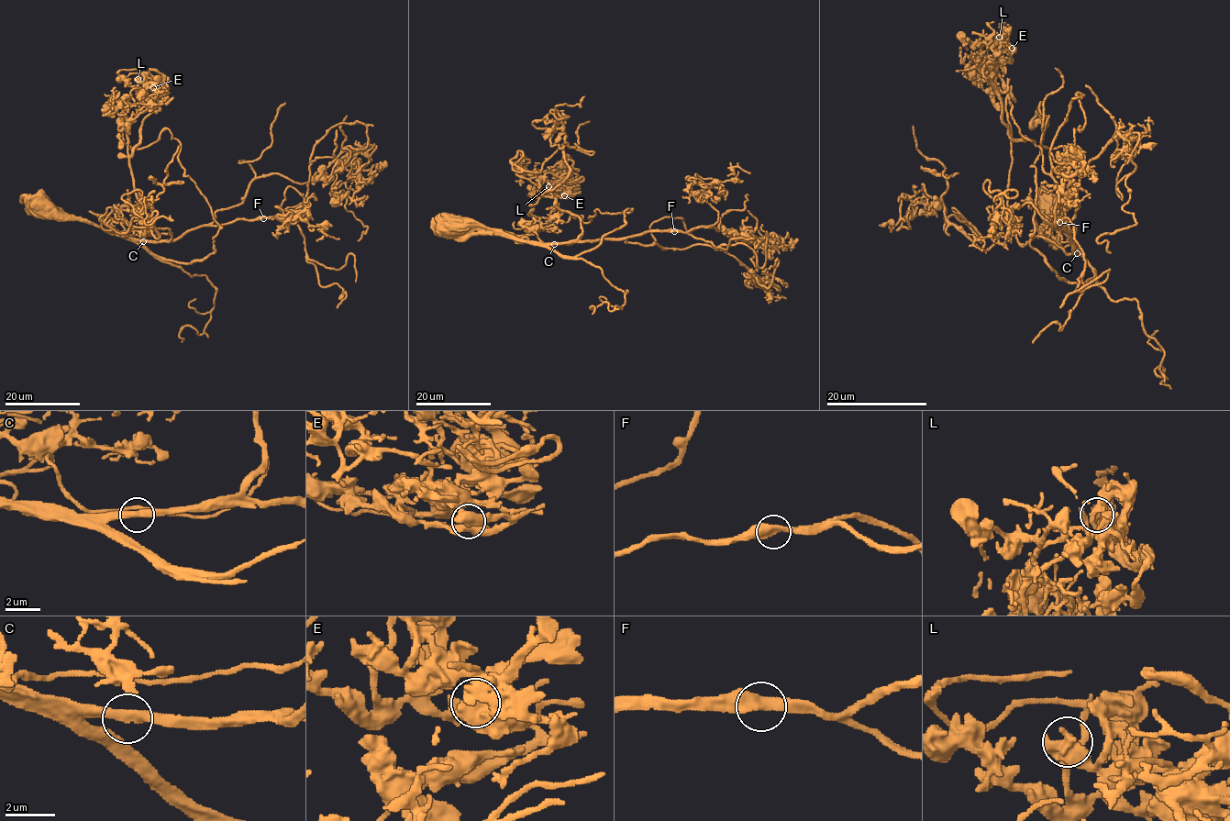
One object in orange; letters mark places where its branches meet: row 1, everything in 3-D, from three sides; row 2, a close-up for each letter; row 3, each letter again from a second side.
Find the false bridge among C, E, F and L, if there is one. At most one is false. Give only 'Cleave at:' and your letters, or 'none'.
Cleave at: none

